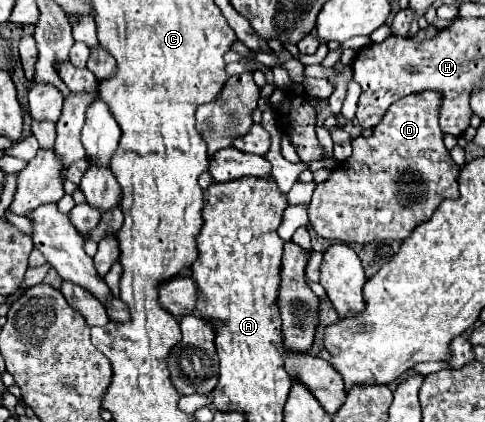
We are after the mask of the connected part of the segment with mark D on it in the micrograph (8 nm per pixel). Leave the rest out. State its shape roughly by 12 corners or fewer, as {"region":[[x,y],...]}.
{"region":[[438,90],[404,96],[318,184],[318,236],[404,240],[446,198]]}

